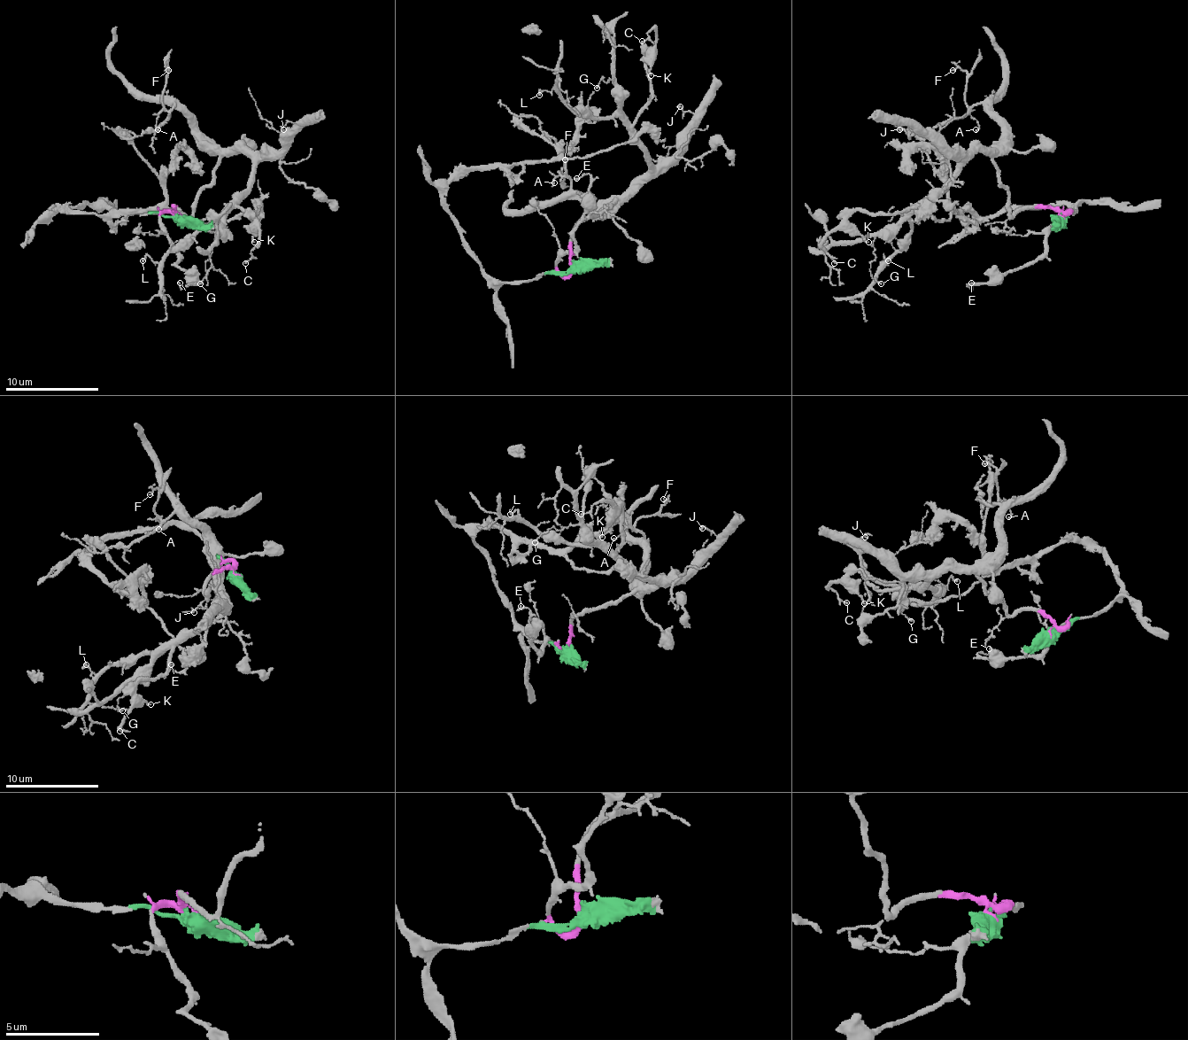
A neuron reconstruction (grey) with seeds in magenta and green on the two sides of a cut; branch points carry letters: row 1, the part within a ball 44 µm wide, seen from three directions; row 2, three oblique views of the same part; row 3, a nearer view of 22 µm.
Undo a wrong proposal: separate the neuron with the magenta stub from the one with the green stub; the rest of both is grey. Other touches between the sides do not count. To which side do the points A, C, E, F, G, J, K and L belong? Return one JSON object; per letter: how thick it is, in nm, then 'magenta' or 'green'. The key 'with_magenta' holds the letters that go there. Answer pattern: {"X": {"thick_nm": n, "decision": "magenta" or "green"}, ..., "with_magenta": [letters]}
{"A": {"thick_nm": 100, "decision": "magenta"}, "C": {"thick_nm": 90, "decision": "magenta"}, "E": {"thick_nm": 120, "decision": "magenta"}, "F": {"thick_nm": 90, "decision": "magenta"}, "G": {"thick_nm": 130, "decision": "magenta"}, "J": {"thick_nm": 130, "decision": "magenta"}, "K": {"thick_nm": 120, "decision": "magenta"}, "L": {"thick_nm": 160, "decision": "magenta"}, "with_magenta": ["A", "C", "E", "F", "G", "J", "K", "L"]}

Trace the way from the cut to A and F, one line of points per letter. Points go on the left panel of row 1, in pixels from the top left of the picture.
A: (183, 216), (174, 207), (188, 216), (212, 182), (219, 153), (176, 104), (156, 120), (158, 130)
F: (183, 216), (174, 207), (188, 216), (212, 182), (219, 153), (176, 104), (170, 109), (163, 104), (167, 69)

